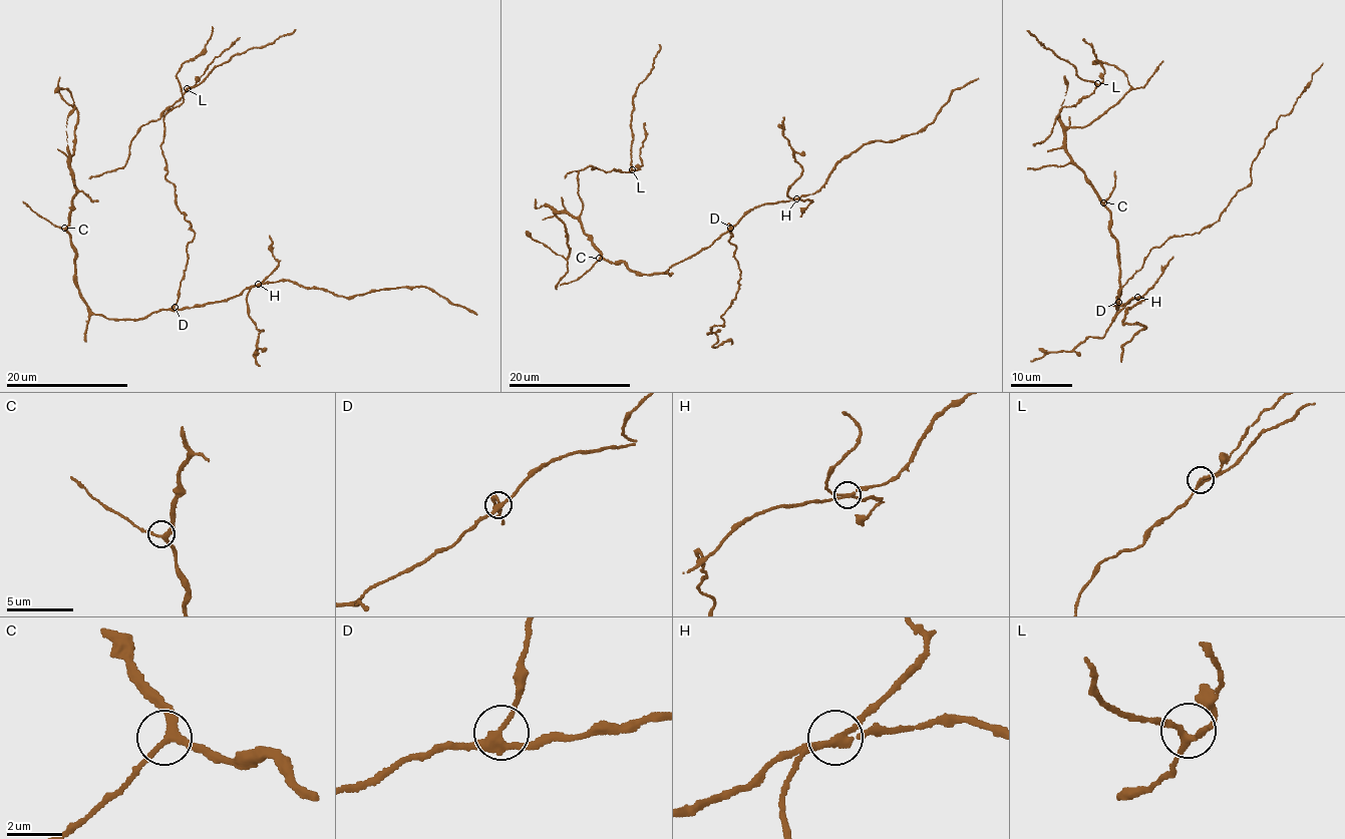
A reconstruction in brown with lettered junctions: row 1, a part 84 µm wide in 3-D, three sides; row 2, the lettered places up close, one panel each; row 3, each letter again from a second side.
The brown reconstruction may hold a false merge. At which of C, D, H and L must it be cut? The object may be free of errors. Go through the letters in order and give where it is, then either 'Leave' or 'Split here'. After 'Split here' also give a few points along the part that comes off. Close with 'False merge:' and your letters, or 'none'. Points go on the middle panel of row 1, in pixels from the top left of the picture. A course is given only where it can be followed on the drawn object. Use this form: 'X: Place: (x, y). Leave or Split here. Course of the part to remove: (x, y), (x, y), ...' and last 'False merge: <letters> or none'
C: Place: (599, 258). Leave
D: Place: (730, 228). Leave
H: Place: (796, 198). Split here. Course of the part to remove: (796, 198), (790, 198), (787, 193), (802, 168), (783, 135), (783, 117)
L: Place: (632, 169). Leave
False merge: H

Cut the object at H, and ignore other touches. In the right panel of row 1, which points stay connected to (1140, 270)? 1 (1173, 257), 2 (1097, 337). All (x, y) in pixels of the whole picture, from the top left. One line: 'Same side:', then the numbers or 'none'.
Same side: none

